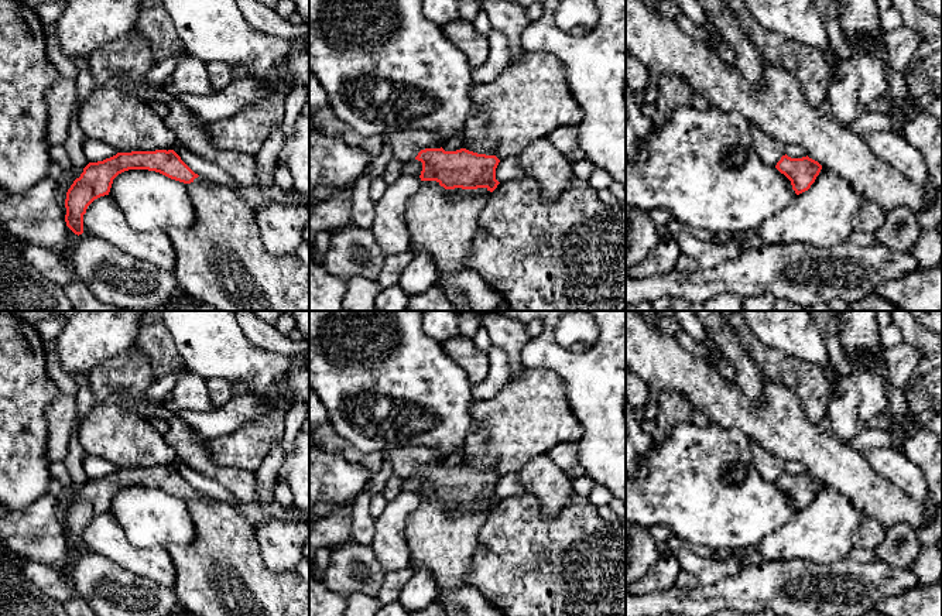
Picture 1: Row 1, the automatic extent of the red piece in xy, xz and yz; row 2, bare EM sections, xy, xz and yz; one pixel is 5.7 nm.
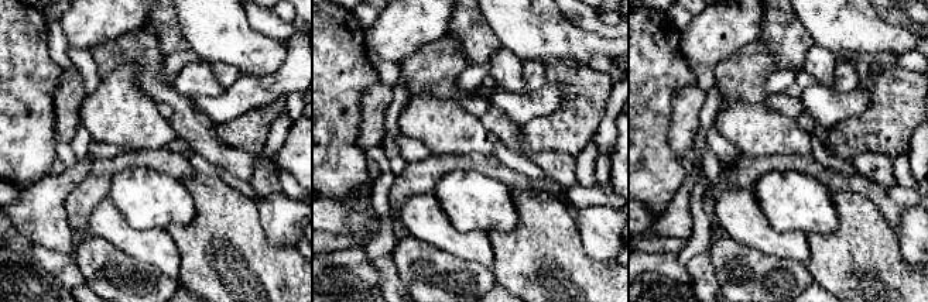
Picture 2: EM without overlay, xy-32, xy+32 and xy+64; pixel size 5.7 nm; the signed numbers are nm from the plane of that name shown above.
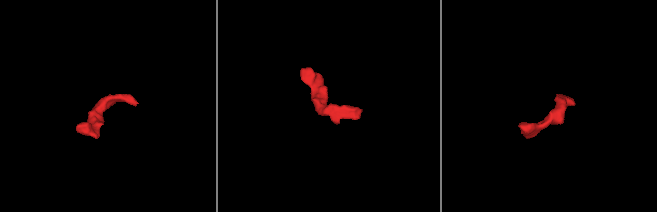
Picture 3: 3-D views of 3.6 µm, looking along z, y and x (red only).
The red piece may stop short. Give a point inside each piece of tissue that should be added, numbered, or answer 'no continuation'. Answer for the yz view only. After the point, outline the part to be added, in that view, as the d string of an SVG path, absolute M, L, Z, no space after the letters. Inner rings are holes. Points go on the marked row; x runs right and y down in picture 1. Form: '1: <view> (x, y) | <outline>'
no continuation

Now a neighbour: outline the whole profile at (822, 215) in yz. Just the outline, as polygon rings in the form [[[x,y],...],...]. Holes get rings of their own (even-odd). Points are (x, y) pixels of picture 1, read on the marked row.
[[[828,168],[821,170],[811,188],[799,195],[778,215],[768,218],[757,230],[765,244],[804,243],[829,247],[847,242],[852,218],[863,203],[863,196],[853,186]]]

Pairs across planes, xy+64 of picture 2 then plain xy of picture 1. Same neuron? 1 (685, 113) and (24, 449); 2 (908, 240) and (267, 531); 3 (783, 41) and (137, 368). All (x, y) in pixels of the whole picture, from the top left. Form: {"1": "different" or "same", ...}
{"1": "different", "2": "same", "3": "different"}

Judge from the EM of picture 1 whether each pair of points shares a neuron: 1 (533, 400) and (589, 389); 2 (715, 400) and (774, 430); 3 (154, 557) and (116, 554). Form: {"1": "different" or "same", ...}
{"1": "different", "2": "same", "3": "same"}

